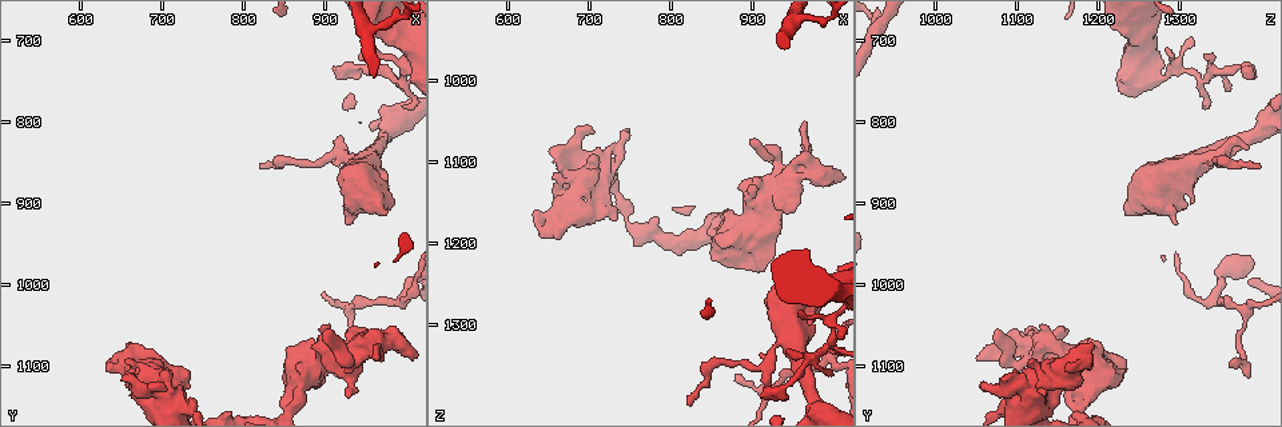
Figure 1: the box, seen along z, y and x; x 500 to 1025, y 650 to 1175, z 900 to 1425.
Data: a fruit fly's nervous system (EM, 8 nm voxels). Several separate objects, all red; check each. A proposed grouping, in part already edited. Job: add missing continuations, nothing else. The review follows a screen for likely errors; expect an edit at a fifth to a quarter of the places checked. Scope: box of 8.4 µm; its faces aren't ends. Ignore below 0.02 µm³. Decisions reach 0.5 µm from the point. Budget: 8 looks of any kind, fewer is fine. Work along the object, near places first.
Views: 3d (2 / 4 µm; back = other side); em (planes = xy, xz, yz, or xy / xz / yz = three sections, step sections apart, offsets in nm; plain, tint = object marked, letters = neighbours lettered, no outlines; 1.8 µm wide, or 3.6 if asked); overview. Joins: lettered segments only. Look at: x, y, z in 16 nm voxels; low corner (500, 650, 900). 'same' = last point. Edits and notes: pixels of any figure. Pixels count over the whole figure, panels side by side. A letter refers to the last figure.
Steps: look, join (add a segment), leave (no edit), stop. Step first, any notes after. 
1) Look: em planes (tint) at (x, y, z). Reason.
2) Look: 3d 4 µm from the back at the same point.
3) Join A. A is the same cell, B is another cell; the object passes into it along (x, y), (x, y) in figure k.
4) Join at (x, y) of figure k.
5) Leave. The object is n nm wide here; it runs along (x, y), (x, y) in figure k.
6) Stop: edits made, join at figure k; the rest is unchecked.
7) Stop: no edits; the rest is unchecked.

Look: 3d 2 µm at (935, 1030, 1375).

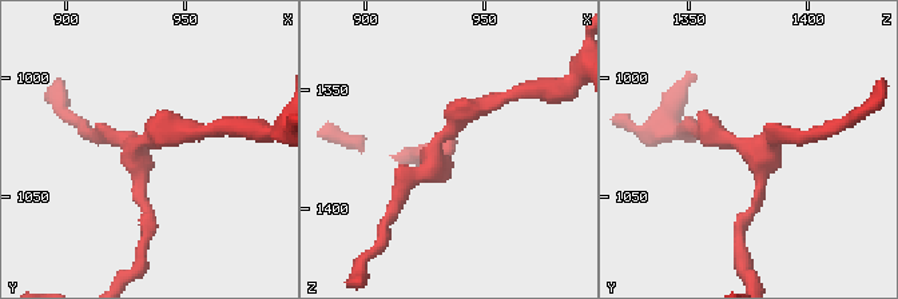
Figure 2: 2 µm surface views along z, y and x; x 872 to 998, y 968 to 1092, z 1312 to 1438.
Look: em planes (tint) at (931, 1030, 1375).

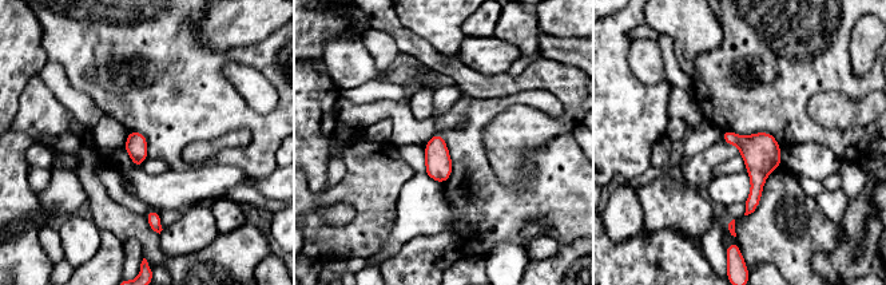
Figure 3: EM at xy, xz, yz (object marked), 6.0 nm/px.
Look: em planes (letters) at the same point.

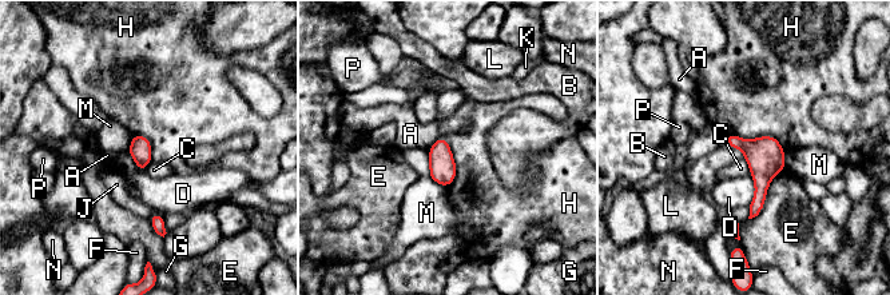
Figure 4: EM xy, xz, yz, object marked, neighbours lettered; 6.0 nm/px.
Leave. A, B, C, D, E, F, G, H, J, K, L, M, N and P are other cells; a border runs along (727, 132), (774, 136), (785, 151) in figure 4; no lettered segment goes on from it.

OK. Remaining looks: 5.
Look: 3d 2 µm at (910, 735, 1385). An open end.

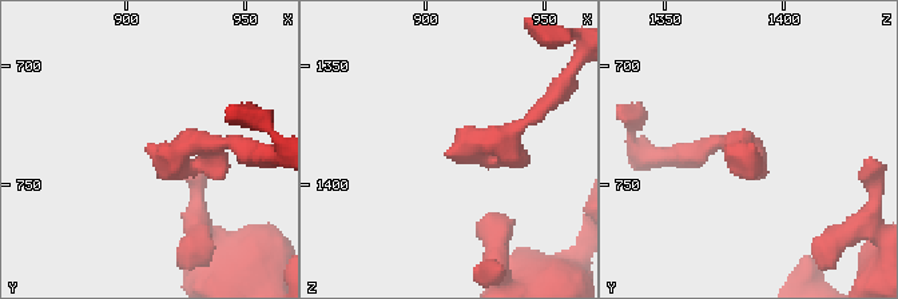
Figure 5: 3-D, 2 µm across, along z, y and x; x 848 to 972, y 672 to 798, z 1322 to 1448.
Look: em planes (tint) at (909, 734, 1388). Now the EM.

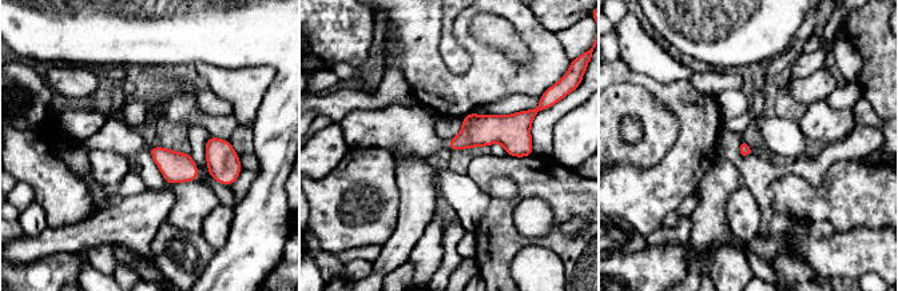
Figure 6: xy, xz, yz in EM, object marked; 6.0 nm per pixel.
Look: em planes (letters) at the same point. What lies round it.

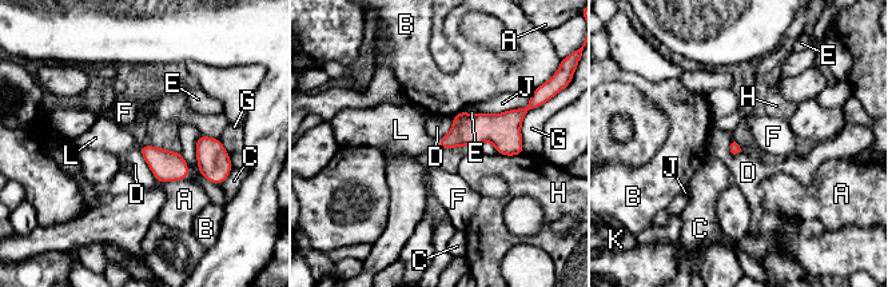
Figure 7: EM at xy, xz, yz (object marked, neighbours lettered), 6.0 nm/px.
Join at (401, 130) of figure 7. The longest contact is with J, 300 nm; L is the same cell, A, B, C, D, E, F, G, H, J and K are other cells; the object passes into it along (468, 130), (438, 143), (401, 130) in figure 7; the neuron continues.

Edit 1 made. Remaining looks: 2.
Stop: edits made, join at figure 7; the rest is unchecked.

